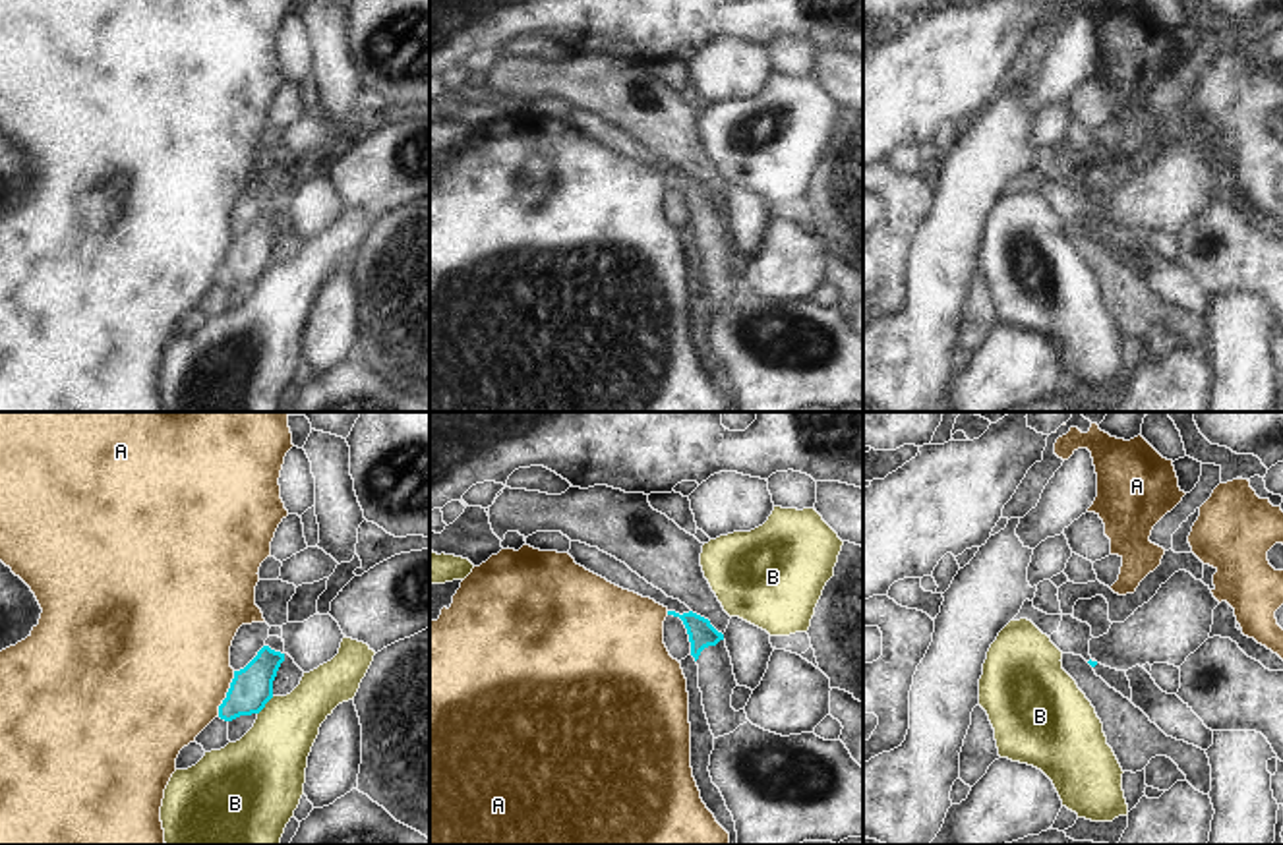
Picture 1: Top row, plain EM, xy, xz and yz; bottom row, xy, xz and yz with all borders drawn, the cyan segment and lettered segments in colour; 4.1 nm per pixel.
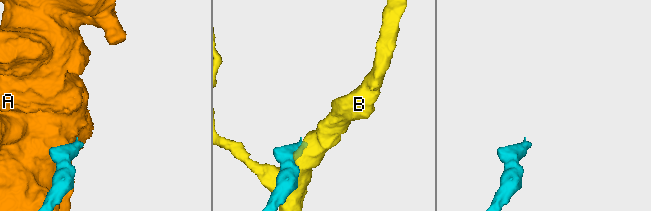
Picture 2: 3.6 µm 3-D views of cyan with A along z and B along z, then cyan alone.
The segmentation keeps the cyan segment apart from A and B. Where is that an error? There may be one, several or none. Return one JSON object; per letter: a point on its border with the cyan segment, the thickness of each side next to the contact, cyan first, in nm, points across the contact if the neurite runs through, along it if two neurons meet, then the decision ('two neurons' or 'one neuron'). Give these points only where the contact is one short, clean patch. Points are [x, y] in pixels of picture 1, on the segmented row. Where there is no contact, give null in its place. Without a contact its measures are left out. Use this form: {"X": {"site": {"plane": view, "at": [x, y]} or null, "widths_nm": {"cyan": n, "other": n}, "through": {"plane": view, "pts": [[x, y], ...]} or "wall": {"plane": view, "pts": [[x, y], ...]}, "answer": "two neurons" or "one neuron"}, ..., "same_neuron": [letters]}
{"A": {"site": {"plane": "xy", "at": [227, 695]}, "widths_nm": {"cyan": 180, "other": 480}, "answer": "two neurons"}, "B": {"site": {"plane": "xy", "at": [264, 706]}, "widths_nm": {"cyan": 180, "other": 320}, "answer": "two neurons"}, "same_neuron": []}

